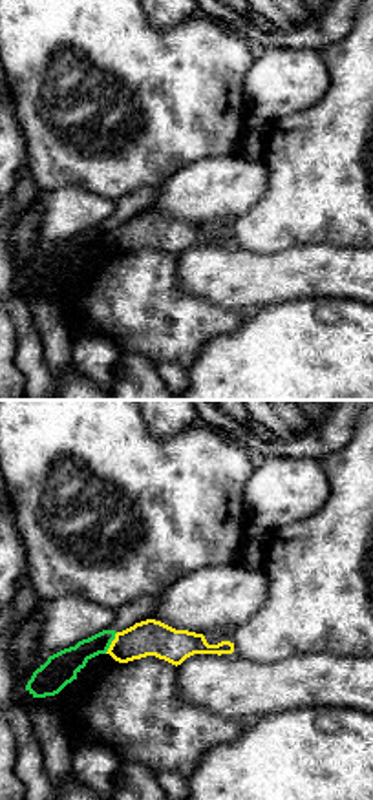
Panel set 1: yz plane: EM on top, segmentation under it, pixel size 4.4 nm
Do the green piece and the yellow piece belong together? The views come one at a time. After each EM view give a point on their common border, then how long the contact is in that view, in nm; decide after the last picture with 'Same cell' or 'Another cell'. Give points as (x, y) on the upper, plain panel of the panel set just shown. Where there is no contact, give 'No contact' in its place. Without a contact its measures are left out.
Touches green at (110, 234). Shared border 110 nm

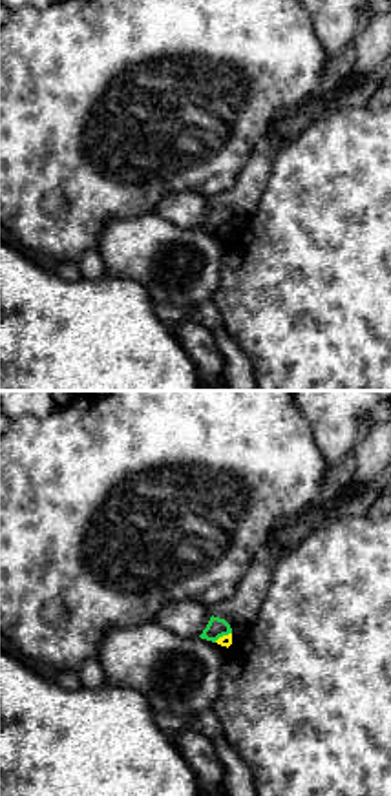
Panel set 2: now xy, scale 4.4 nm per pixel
Touches green at (221, 227). Shared border 90 nm

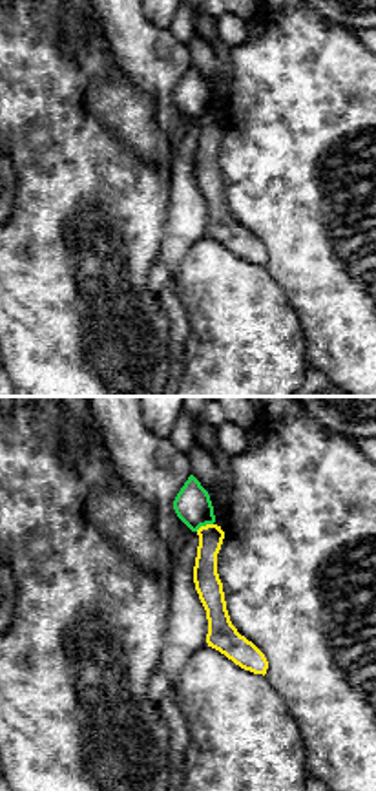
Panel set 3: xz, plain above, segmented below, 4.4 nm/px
Touches green at (203, 116). Shared border 90 nm

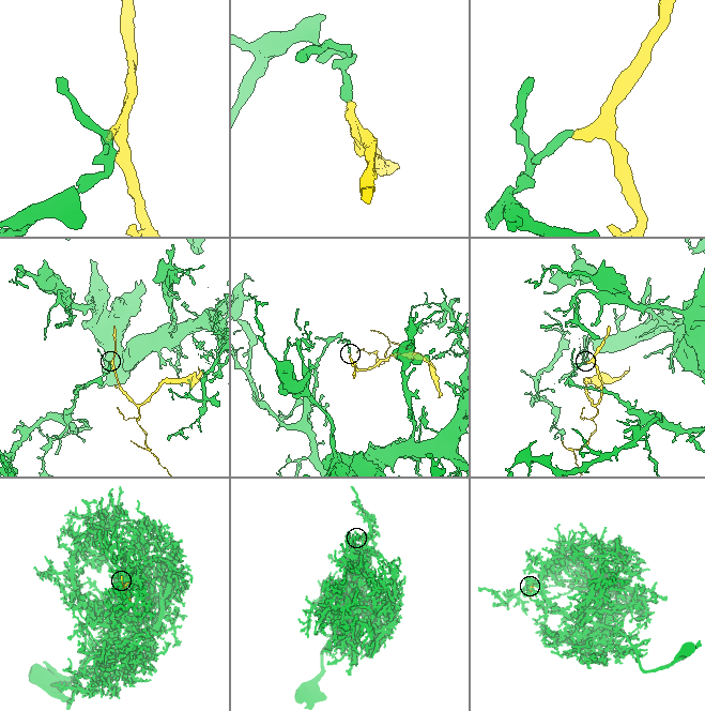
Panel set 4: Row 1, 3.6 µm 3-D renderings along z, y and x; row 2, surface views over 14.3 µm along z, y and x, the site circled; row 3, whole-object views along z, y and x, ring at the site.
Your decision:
Another cell

